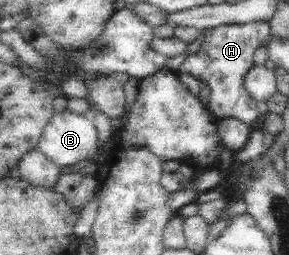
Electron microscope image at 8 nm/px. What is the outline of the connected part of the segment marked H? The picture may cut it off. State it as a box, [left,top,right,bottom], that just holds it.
[178,21,269,124]

